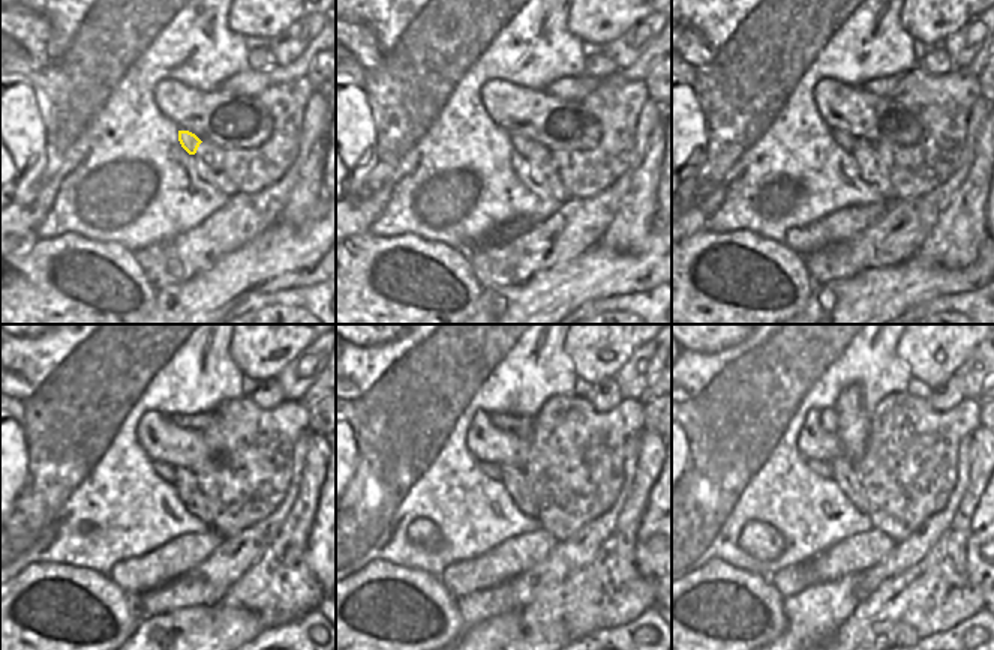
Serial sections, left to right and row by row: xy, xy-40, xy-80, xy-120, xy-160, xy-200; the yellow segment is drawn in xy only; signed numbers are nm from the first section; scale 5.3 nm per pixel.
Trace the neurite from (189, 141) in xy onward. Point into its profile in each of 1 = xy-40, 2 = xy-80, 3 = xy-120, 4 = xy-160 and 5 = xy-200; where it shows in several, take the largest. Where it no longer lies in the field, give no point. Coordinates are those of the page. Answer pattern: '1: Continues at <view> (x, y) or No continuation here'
1: Continues at xy-40 (520, 143)
2: Continues at xy-80 (844, 140)
3: Continues at xy-120 (164, 472)
4: Continues at xy-160 (494, 472)
5: Continues at xy-200 (820, 469).

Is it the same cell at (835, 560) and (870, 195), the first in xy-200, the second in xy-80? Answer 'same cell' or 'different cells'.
different cells

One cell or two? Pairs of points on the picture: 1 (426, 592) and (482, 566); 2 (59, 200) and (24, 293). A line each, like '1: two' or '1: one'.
1: two
2: two

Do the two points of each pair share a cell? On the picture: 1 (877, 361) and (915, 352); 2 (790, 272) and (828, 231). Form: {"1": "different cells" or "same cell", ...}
{"1": "different cells", "2": "different cells"}

